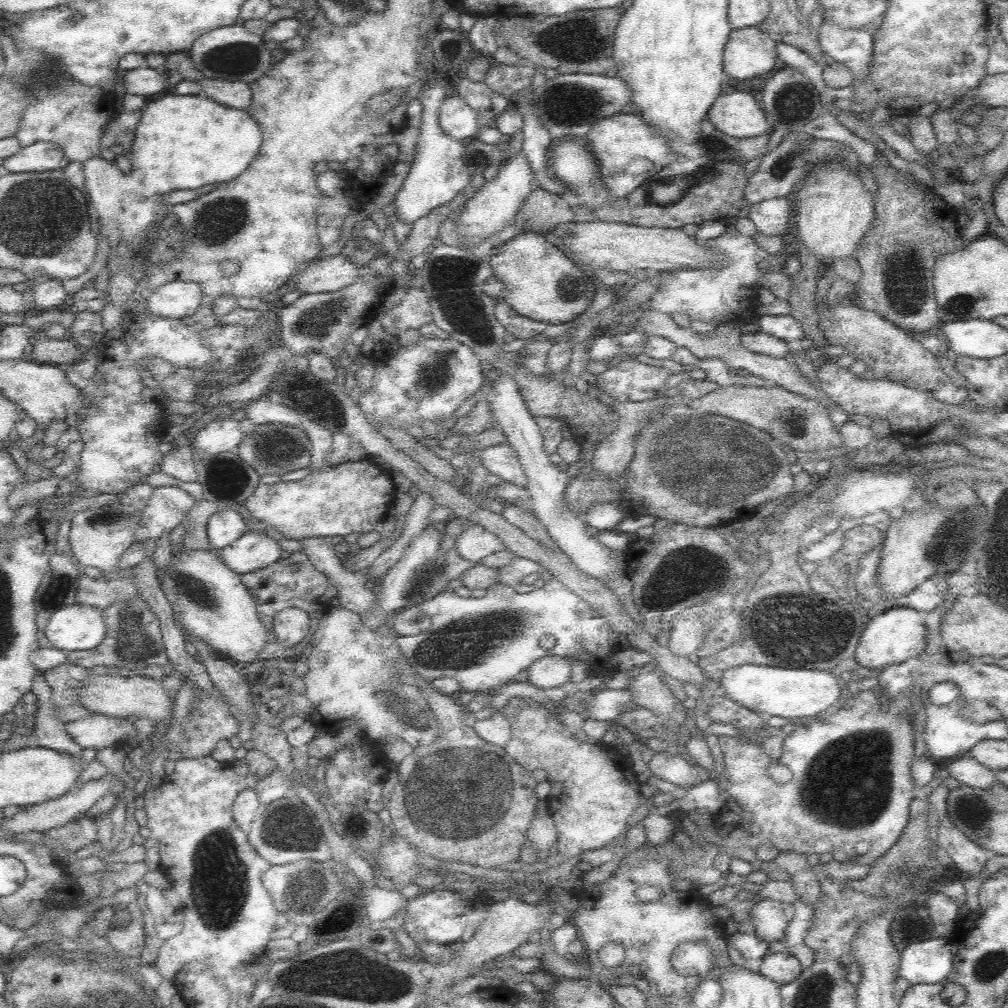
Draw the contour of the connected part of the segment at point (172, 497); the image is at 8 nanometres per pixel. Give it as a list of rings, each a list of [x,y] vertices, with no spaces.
[[[175,485],[154,488],[141,515],[147,540],[156,541],[160,534],[180,525],[194,506],[194,500],[193,495]]]

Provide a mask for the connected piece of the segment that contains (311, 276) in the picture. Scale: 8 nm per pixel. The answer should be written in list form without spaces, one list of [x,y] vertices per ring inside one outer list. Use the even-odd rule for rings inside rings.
[[[344,256],[318,258],[296,276],[297,291],[304,294],[337,292],[356,281],[359,267]]]

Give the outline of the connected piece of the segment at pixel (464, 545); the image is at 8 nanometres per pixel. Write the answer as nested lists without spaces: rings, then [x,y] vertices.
[[[464,522],[464,529],[454,539],[453,547],[459,557],[475,563],[480,563],[485,556],[502,549],[507,549],[505,542],[502,542],[495,534],[488,532],[486,528],[469,522]]]

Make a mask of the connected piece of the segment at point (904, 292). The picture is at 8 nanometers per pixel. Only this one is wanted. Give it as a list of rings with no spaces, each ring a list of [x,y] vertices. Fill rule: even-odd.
[[[881,150],[870,168],[877,182],[871,228],[852,256],[861,269],[853,303],[871,309],[905,331],[930,332],[938,324],[933,271],[938,256],[965,248],[958,234],[958,212],[935,191],[906,170],[895,169]]]

